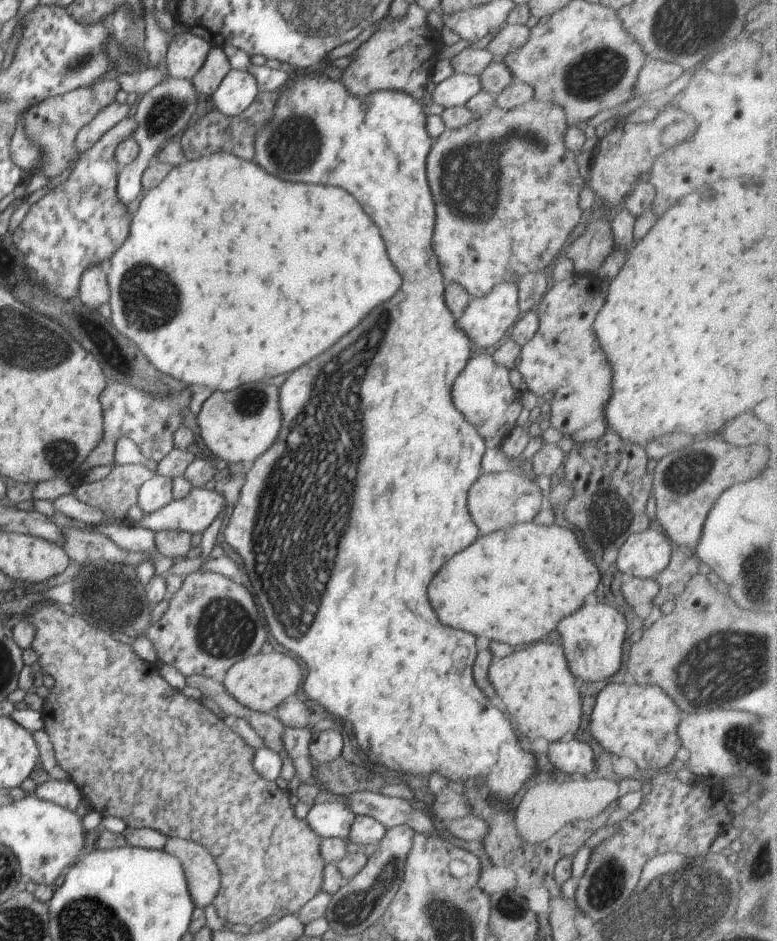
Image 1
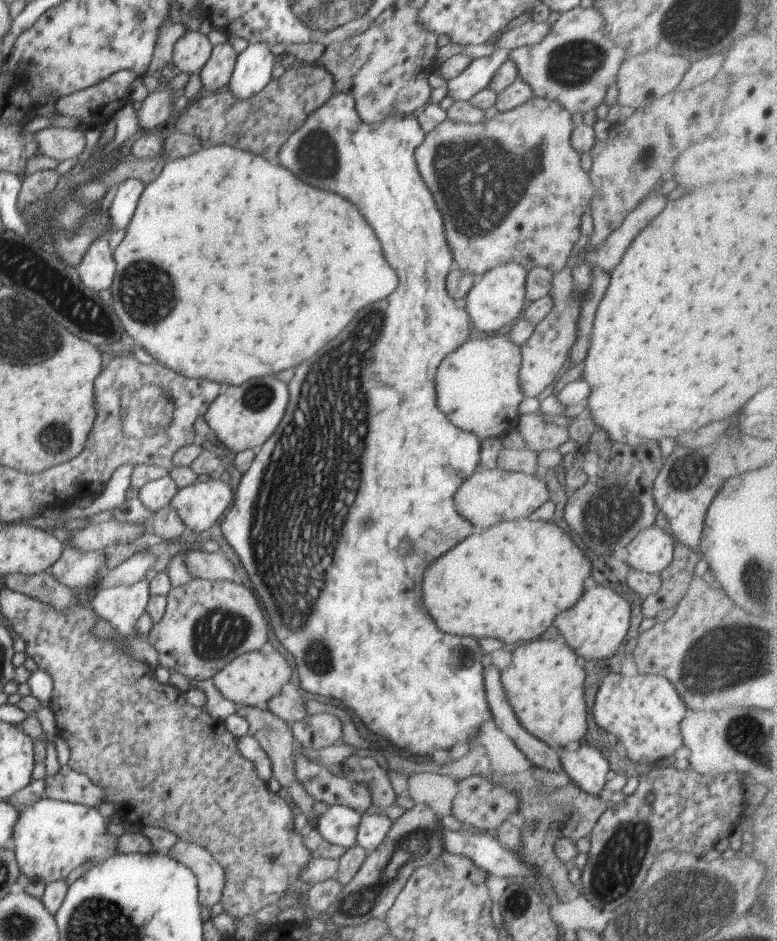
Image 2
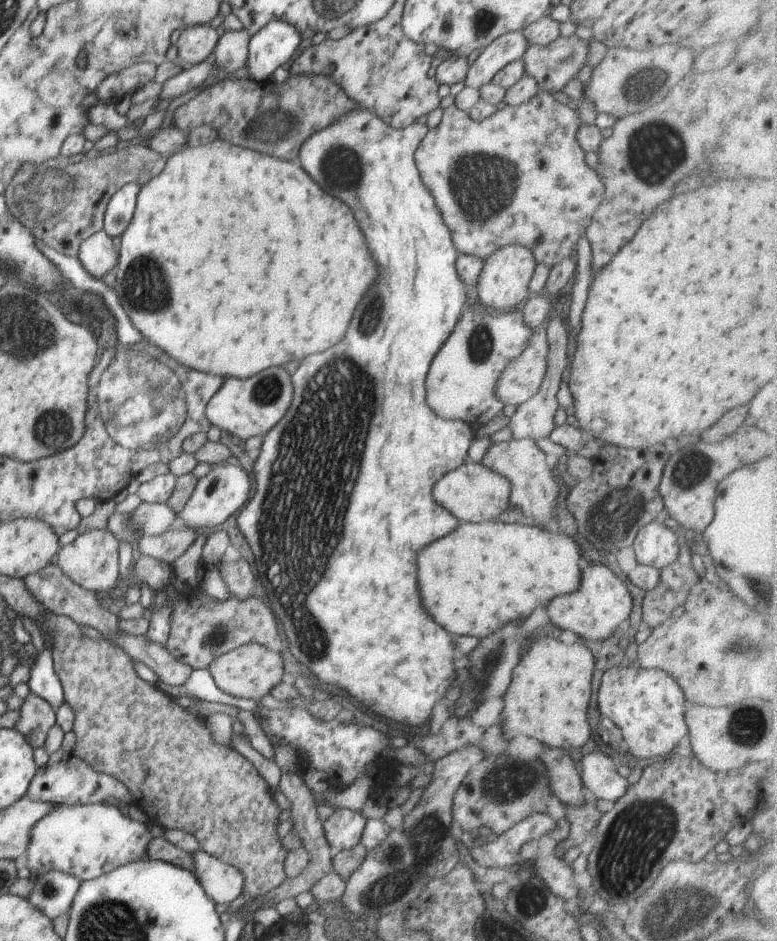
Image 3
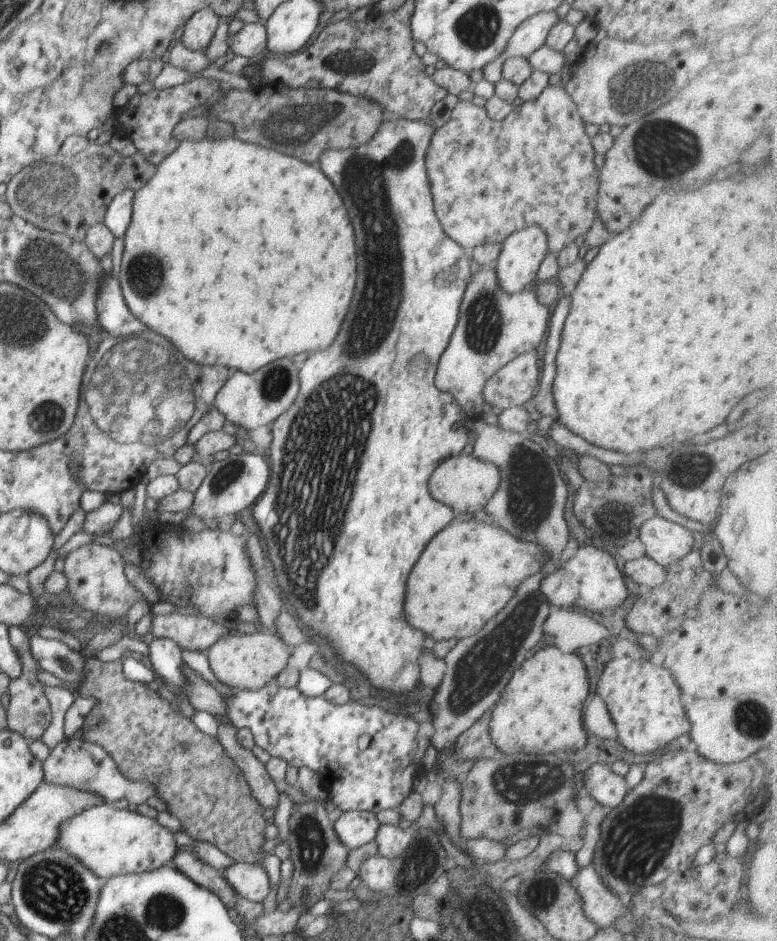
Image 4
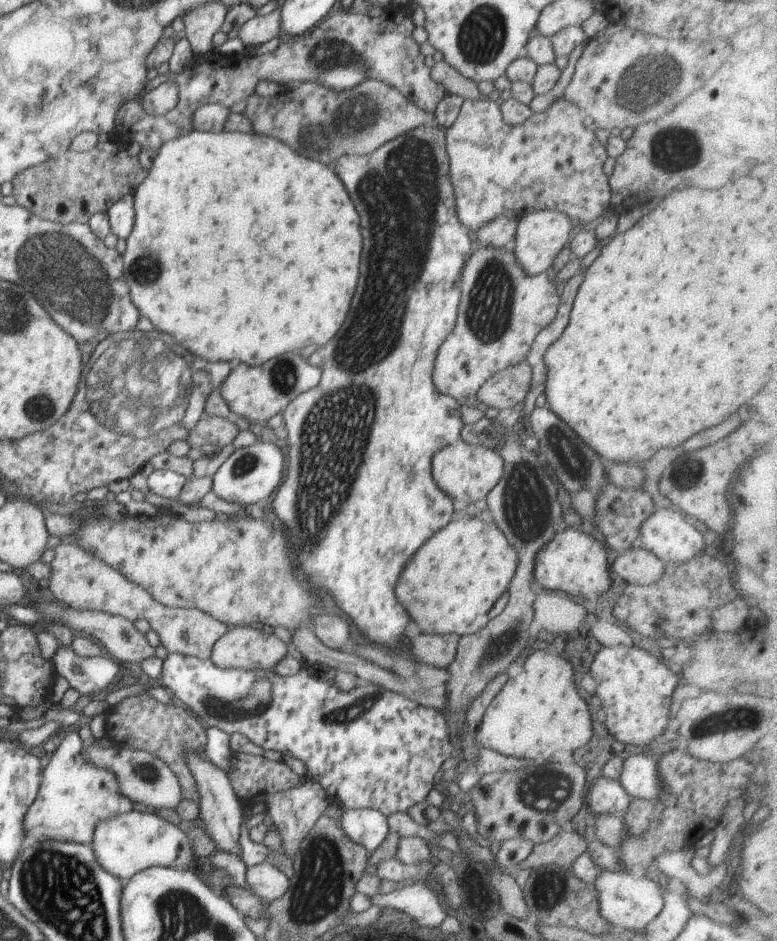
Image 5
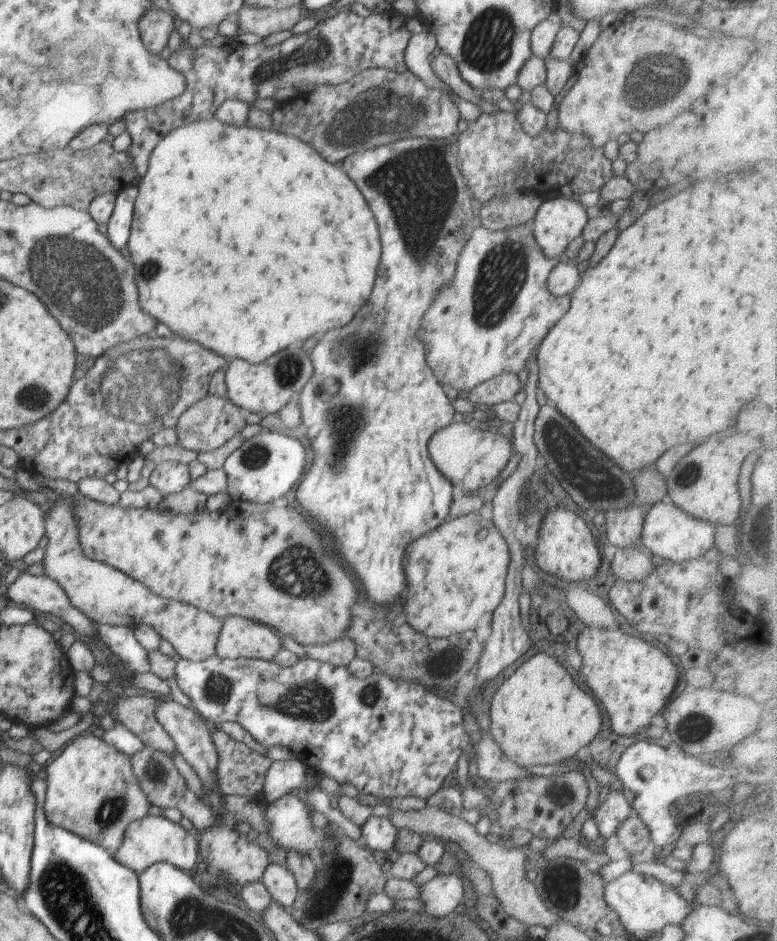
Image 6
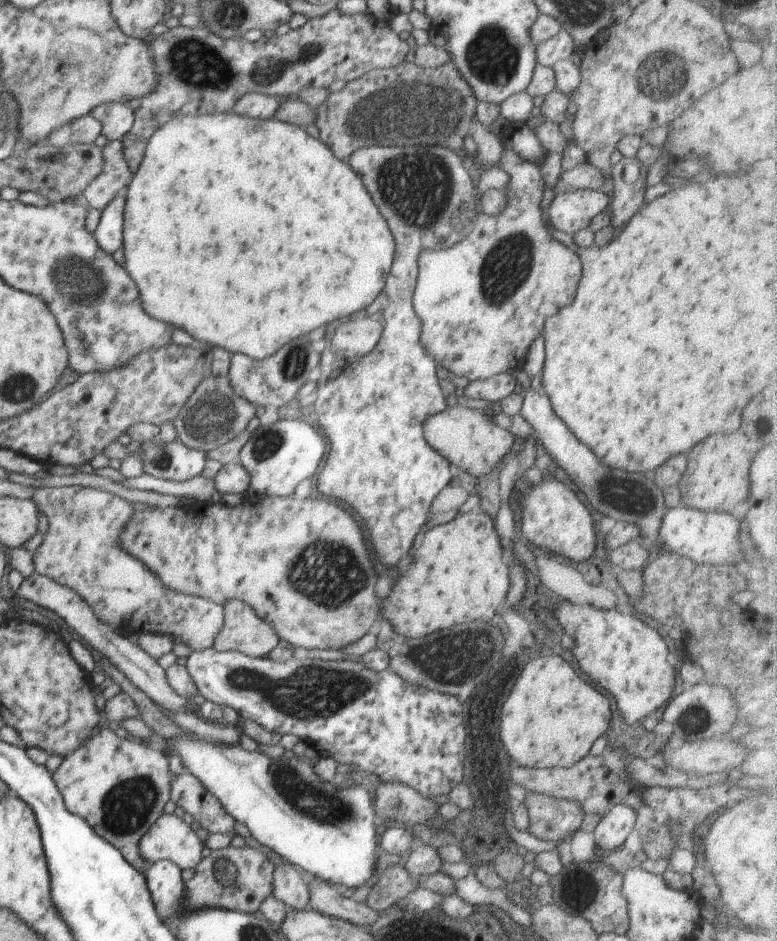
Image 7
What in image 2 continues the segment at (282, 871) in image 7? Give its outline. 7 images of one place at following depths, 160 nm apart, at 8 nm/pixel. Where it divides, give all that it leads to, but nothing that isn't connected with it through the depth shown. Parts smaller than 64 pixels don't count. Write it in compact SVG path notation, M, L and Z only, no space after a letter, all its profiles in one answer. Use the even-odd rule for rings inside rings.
M178 840L168 854L187 866L197 878L198 900L204 908L218 904L225 885L225 872L211 852L199 843Z

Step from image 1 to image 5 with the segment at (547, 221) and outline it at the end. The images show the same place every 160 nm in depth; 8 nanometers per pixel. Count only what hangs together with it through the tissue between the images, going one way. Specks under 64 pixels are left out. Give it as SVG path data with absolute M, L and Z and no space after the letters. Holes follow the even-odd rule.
M560 96L548 110L544 112L533 113L524 124L520 126L511 126L504 122L502 112L500 111L500 101L488 100L488 98L481 98L479 100L465 100L462 104L460 114L456 118L454 125L448 129L445 129L446 136L446 154L450 156L450 180L452 180L452 188L454 188L454 196L456 196L456 216L460 220L462 226L466 226L472 232L477 232L482 228L496 220L498 216L506 216L506 214L516 214L516 216L522 218L530 212L536 210L558 210L564 212L566 216L570 216L575 226L585 225L588 228L593 227L594 221L600 217L611 204L611 191L608 183L608 176L604 174L603 166L608 156L606 148L599 143L595 134L589 130L583 122L583 114L576 104L568 102L564 96Z

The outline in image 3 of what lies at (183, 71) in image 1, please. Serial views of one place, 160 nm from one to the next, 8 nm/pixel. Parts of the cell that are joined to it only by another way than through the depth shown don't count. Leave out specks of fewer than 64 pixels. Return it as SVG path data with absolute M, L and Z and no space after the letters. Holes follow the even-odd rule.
M194 25L184 29L176 43L178 59L188 66L200 64L212 56L218 36L210 25Z

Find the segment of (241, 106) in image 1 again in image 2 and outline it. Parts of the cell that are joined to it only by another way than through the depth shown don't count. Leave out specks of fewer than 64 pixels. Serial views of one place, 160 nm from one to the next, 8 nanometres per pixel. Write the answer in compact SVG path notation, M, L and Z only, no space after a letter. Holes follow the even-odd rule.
M261 41L250 43L248 48L237 56L226 86L235 99L246 100L257 95L272 79L271 72L275 61L269 47L269 44Z

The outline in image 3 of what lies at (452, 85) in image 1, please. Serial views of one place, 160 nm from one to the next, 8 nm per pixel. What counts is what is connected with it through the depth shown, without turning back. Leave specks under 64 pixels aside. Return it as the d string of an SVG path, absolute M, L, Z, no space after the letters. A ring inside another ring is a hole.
M521 31L503 34L493 40L476 60L469 66L465 86L468 88L482 88L491 82L494 75L508 63L522 58L529 44Z

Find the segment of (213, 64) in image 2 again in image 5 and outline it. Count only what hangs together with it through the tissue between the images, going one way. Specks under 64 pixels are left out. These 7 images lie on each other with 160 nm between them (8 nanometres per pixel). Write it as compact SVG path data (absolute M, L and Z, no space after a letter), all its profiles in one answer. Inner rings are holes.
M282 6L270 14L256 16L248 20L239 29L239 39L246 49L254 50L256 46L263 45L280 35L282 28Z

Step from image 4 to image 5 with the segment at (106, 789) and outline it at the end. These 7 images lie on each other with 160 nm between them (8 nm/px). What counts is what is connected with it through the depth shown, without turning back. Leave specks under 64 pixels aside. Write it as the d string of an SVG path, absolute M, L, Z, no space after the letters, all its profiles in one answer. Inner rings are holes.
M93 739L84 743L82 756L86 758L86 762L90 762L94 766L110 768L110 772L114 772L114 776L118 778L118 790L127 798L131 798L132 802L152 806L155 809L171 808L173 810L176 810L182 802L180 782L164 760L144 750L130 750L130 748L120 746L104 748L98 742L92 744L92 741Z

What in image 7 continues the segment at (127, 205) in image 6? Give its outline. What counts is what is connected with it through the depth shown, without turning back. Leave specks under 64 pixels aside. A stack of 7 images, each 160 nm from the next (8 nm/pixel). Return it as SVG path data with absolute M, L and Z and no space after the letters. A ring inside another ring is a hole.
M120 190L116 198L101 212L100 220L93 233L101 251L113 254L122 248L122 232L124 231L124 204L126 190Z

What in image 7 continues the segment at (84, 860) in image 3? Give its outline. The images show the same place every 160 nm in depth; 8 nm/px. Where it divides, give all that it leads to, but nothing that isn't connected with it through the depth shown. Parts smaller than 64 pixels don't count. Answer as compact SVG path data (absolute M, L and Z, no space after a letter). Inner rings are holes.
M170 814L160 816L156 824L147 835L140 840L140 856L150 863L158 862L163 859L174 862L182 871L198 866L203 860L202 852L206 844L196 835L196 826L189 825L182 818Z

